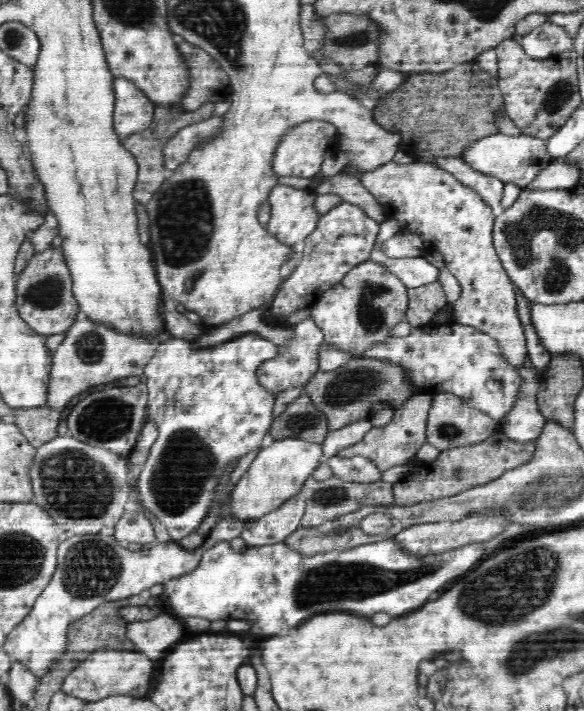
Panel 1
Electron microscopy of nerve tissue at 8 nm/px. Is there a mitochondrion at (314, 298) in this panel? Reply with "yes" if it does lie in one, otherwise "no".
no

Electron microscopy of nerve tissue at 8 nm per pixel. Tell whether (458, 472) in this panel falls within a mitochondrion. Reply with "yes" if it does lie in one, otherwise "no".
yes

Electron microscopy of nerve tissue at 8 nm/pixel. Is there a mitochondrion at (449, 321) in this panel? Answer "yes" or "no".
no

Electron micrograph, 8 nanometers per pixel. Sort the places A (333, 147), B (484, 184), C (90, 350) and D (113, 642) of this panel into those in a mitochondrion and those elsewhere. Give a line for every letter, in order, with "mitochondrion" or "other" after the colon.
A: other
B: other
C: mitochondrion
D: other

